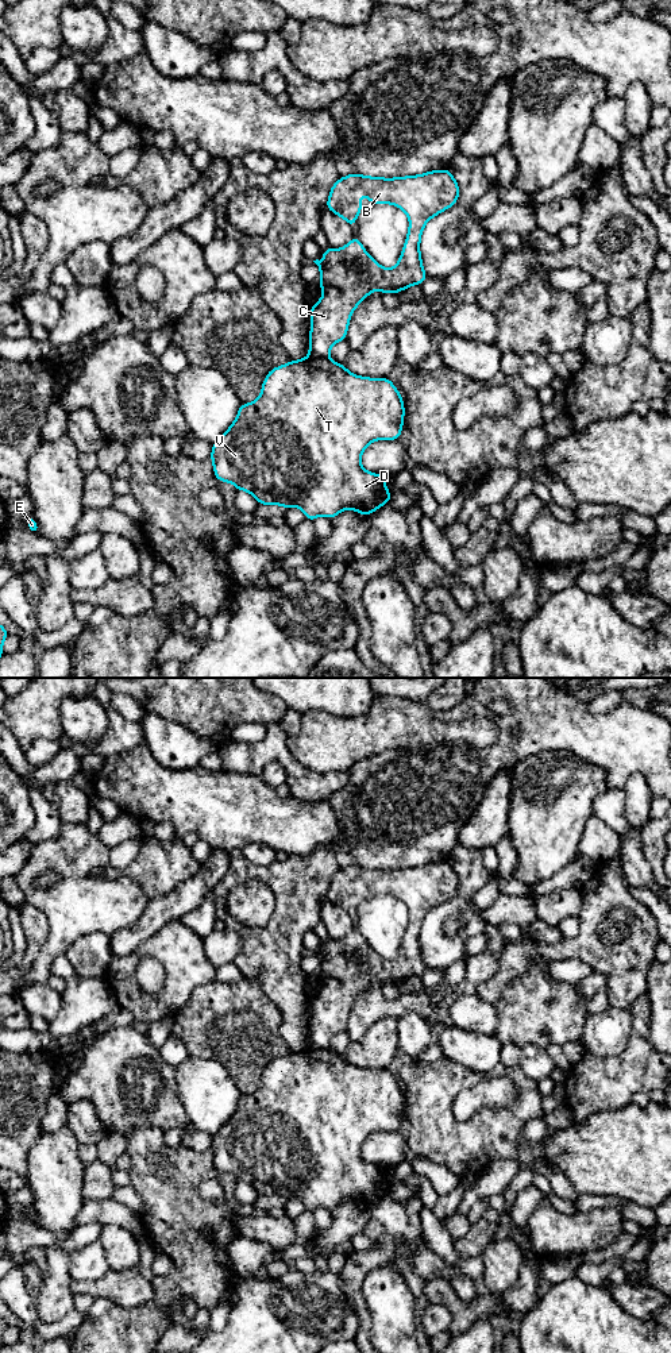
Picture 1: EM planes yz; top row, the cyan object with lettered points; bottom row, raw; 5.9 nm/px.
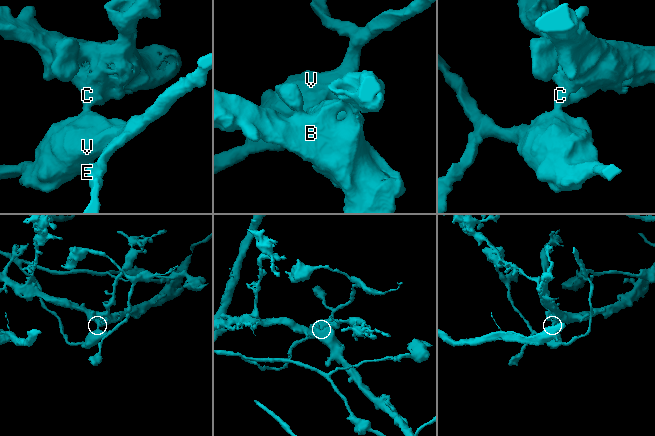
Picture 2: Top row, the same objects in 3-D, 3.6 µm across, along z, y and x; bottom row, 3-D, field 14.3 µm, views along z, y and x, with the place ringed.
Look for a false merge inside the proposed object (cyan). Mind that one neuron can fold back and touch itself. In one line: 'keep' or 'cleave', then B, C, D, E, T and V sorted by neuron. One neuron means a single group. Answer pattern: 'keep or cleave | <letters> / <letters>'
cleave | B C / D E T V

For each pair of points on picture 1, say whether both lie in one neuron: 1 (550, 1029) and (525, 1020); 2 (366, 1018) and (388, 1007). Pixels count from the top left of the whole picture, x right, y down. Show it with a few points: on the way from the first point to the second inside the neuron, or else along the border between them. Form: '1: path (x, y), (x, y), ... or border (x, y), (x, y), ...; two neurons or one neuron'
1: path (544, 1024), (540, 1020), (531, 1020); one neuron
2: path (371, 1013), (377, 1007), (382, 1007); one neuron

